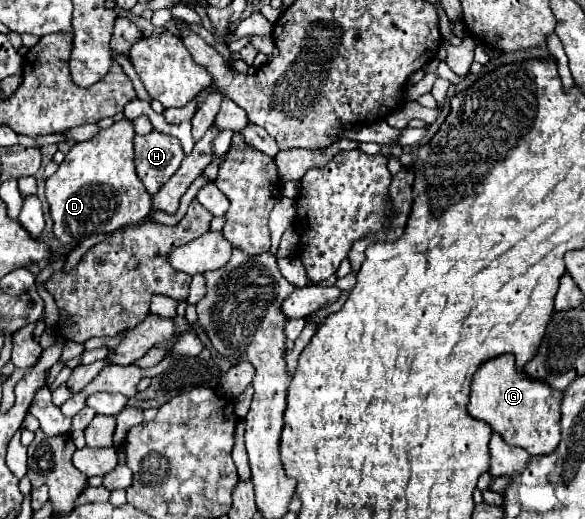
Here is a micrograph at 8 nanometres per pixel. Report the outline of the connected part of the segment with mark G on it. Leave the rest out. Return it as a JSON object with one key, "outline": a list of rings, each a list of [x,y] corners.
{"outline":[[[505,353],[481,363],[475,371],[467,411],[471,417],[489,423],[493,431],[501,433],[507,445],[527,449],[531,455],[547,455],[561,441],[561,399],[563,391],[519,371],[515,355]]]}

